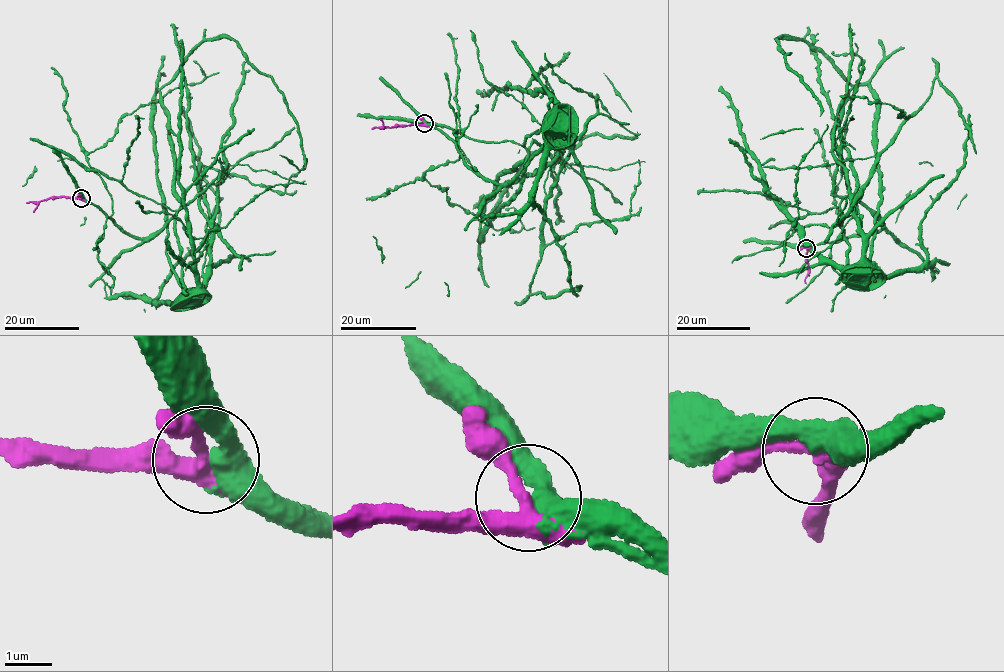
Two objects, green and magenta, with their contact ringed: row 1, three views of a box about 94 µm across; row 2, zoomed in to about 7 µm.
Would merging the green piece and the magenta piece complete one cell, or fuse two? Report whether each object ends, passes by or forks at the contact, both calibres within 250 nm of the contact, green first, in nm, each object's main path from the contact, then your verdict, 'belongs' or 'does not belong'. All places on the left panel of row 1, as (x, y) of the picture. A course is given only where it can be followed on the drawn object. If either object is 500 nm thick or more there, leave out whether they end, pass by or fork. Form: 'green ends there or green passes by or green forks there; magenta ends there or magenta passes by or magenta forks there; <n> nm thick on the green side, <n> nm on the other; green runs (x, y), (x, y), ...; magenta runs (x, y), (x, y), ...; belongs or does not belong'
green forks there; magenta forks there; 360 nm thick on the green side, 320 nm on the other; green runs (81, 198), (142, 241), (125, 250), (102, 277), (107, 297), (174, 303), (177, 298), (185, 304), (193, 299); magenta runs (81, 198), (50, 197), (39, 203), (33, 212); belongs

